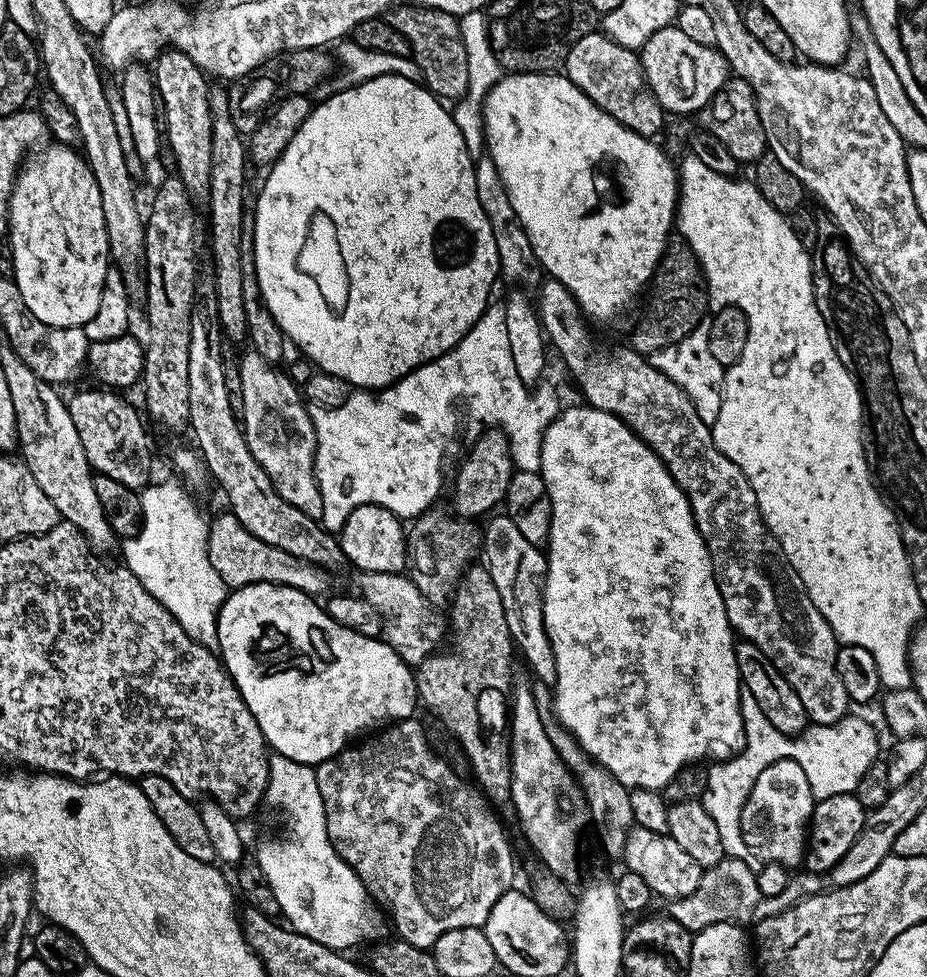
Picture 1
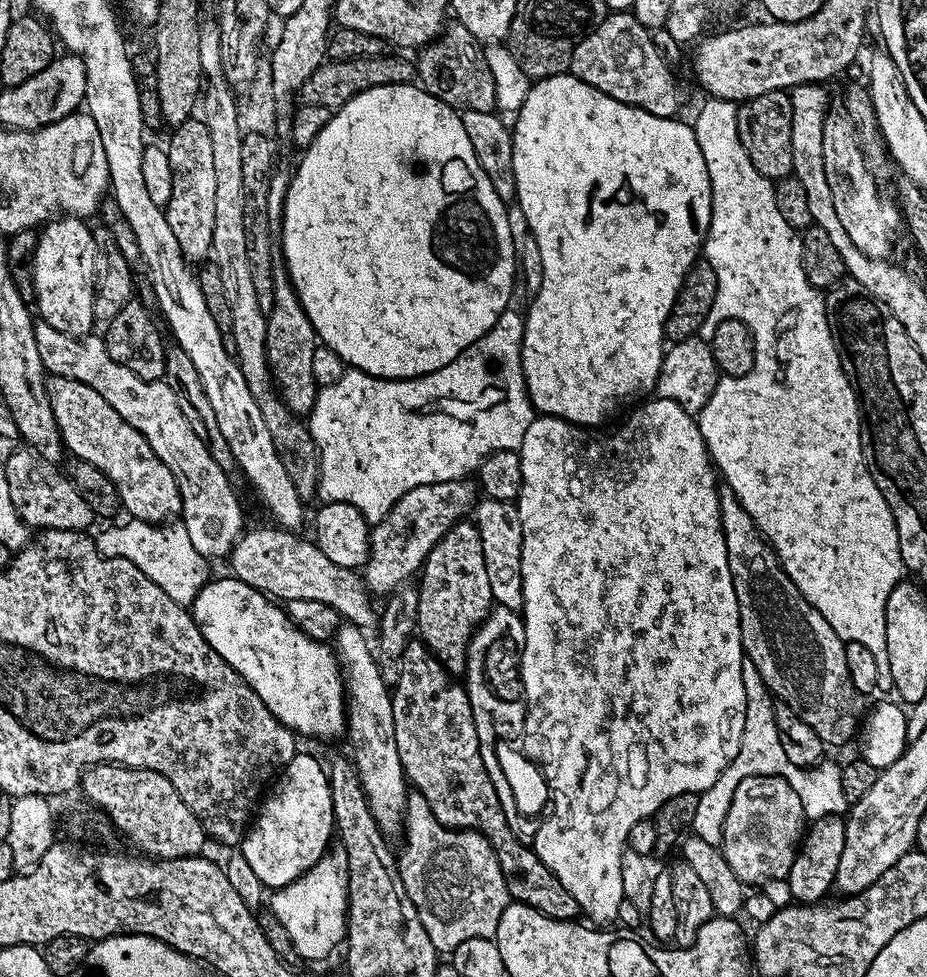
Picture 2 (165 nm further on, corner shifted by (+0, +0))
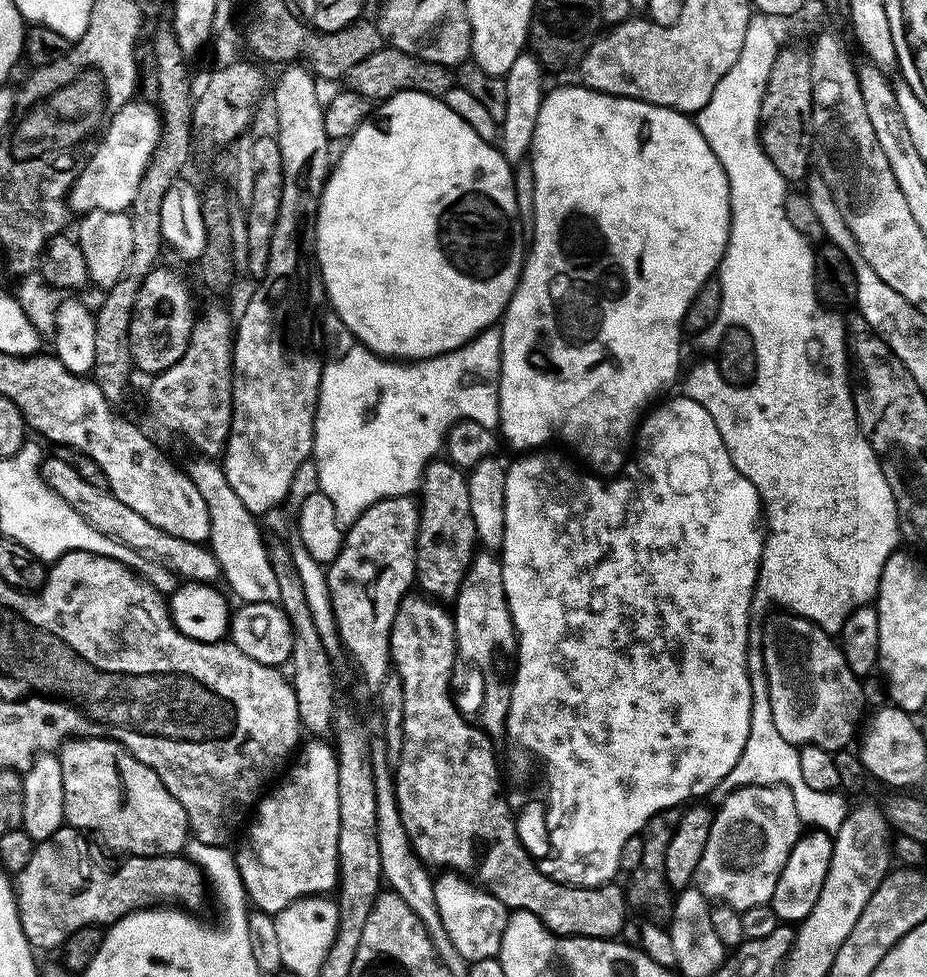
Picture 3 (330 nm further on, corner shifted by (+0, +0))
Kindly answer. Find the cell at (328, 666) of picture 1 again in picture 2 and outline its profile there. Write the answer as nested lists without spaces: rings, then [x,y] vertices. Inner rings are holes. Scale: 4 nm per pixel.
[[[209,579],[190,605],[192,619],[196,621],[206,642],[249,684],[254,694],[262,698],[270,714],[291,728],[293,733],[301,737],[317,736],[320,740],[328,740],[339,732],[341,735],[346,728],[346,687],[342,665],[335,651],[325,641],[304,633],[277,601],[246,586],[246,582],[227,579]]]

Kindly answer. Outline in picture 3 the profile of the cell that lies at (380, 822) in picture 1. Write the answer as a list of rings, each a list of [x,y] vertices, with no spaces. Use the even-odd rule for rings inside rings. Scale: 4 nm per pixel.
[[[451,870],[437,875],[434,880],[434,902],[438,906],[438,918],[454,942],[454,950],[466,961],[491,960],[499,957],[502,934],[506,930],[510,912],[498,898],[494,898],[479,883],[471,884],[468,878]]]

